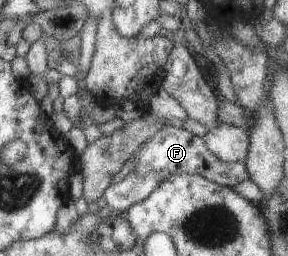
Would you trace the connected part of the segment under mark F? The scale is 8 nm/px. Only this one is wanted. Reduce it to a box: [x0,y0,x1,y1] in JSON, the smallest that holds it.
[129,122,249,187]

